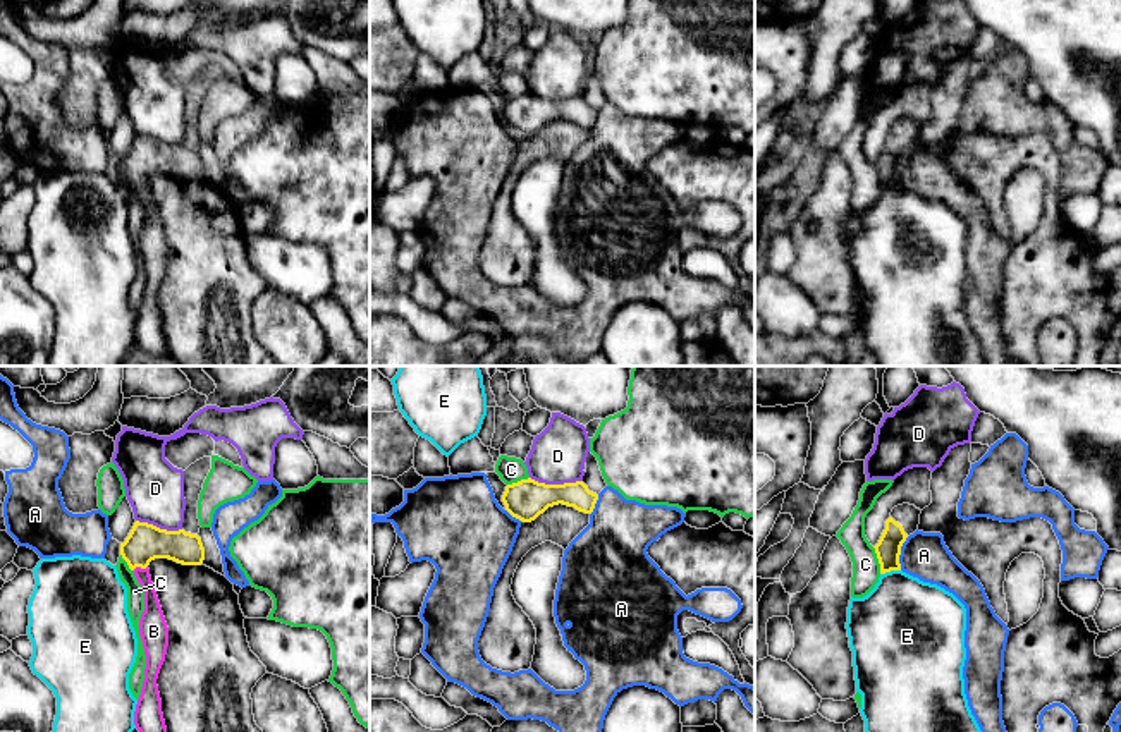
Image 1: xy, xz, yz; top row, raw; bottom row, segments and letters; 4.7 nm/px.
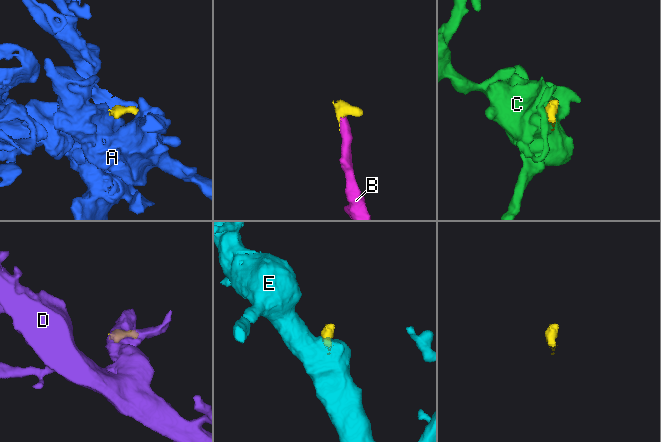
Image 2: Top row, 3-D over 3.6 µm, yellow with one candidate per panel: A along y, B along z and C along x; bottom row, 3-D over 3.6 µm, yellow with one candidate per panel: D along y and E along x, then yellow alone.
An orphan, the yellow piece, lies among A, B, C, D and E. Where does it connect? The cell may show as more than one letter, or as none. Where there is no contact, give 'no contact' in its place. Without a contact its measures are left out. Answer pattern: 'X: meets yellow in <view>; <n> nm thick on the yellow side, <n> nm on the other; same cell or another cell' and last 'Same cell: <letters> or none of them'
A: meets yellow in yz; 120 nm thick on the yellow side, 220 nm on the other; another cell
B: meets yellow in xy; 170 nm thick on the yellow side, 100 nm on the other; same cell
C: meets yellow in yz; 120 nm thick on the yellow side, 130 nm on the other; another cell
D: meets yellow in xz; 190 nm thick on the yellow side, 260 nm on the other; another cell
E: meets yellow in yz; 120 nm thick on the yellow side, 420 nm on the other; another cell
Same cell: B

